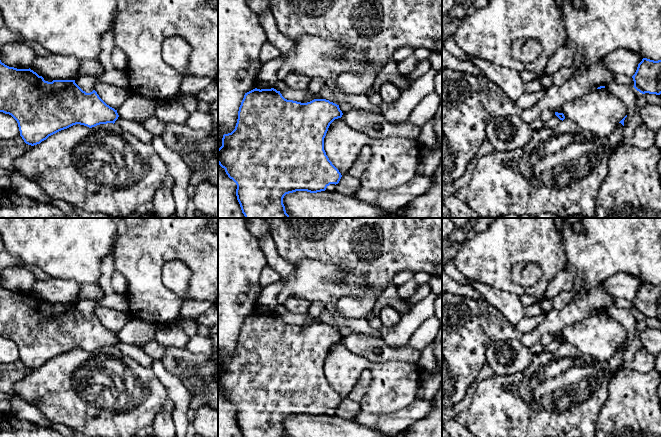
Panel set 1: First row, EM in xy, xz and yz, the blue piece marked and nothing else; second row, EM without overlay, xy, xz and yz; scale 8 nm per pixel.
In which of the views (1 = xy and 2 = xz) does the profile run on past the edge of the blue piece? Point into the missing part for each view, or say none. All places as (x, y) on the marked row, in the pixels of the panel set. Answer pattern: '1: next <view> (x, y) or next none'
1: next none
2: next none

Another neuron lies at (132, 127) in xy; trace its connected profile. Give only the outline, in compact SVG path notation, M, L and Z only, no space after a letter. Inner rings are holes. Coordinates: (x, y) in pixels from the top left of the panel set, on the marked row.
M118 117L114 123L115 126L121 128L123 131L128 132L137 137L141 142L151 144L153 135L147 131L141 124Z

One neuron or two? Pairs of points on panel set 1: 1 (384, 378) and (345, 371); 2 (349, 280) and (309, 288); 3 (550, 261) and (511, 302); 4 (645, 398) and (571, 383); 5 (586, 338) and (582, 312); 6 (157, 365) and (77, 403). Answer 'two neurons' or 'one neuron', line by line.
1: one neuron
2: one neuron
3: two neurons
4: two neurons
5: two neurons
6: two neurons

